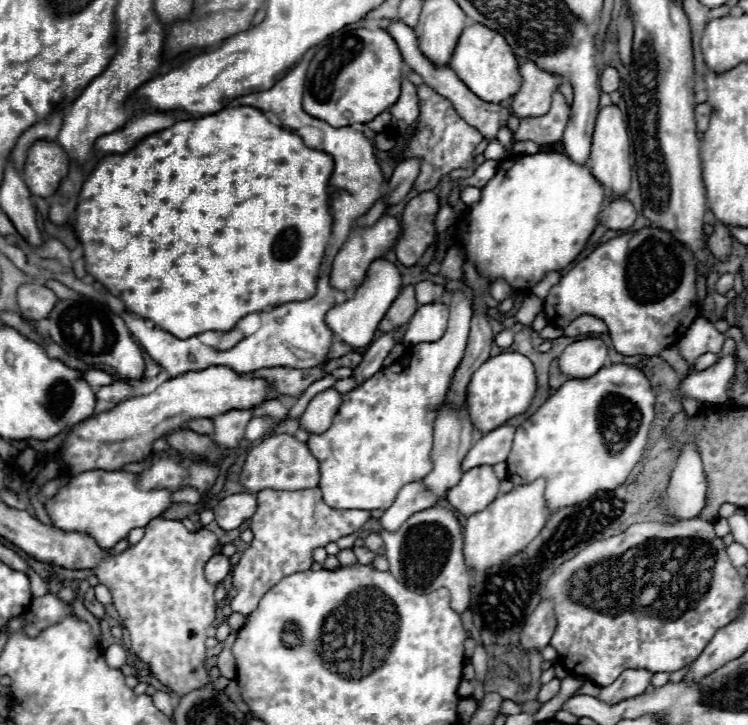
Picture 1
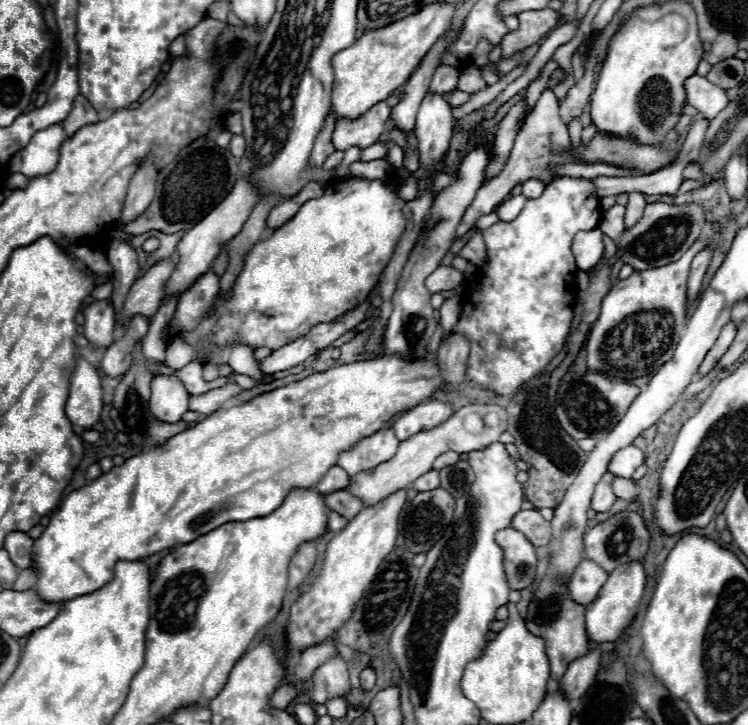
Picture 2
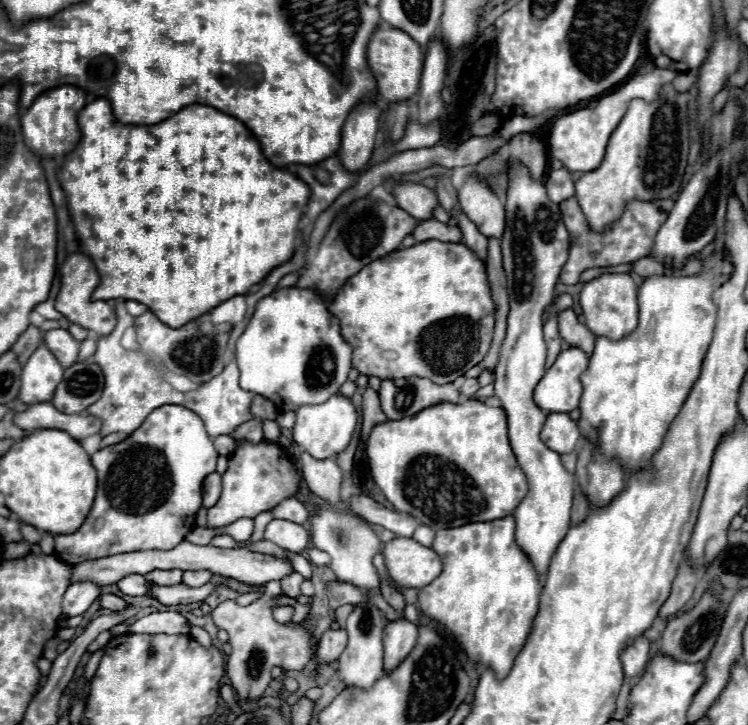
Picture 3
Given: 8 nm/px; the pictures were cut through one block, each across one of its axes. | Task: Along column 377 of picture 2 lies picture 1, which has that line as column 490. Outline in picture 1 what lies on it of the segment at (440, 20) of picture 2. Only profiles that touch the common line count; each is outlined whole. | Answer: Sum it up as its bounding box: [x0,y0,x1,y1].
[450,24,522,104]

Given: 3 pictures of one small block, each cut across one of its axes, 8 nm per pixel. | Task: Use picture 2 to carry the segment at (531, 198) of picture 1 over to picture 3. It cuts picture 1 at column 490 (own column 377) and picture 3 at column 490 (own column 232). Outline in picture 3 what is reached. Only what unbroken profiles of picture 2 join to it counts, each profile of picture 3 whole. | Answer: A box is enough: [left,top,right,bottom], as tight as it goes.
[328,242,496,384]

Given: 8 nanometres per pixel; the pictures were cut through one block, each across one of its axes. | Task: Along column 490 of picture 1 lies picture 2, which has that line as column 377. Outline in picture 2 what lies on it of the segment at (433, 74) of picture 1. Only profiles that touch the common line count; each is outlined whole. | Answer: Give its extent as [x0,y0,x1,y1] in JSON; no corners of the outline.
[332,102,390,150]

